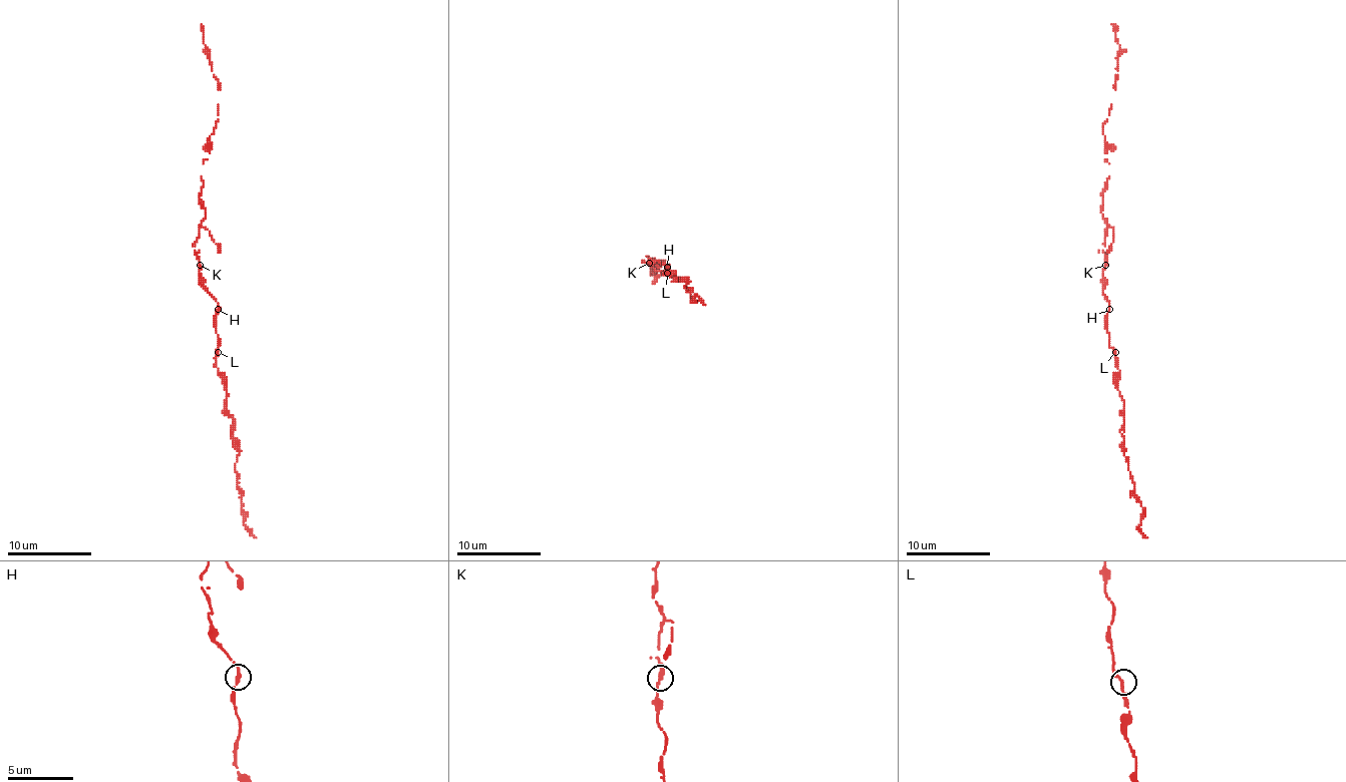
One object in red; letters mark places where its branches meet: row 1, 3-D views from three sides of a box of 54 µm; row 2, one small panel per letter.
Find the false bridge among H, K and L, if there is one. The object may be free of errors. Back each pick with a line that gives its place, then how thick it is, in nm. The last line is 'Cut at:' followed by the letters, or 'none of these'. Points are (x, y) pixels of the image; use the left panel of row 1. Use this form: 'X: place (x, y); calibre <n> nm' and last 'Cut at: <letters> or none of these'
Cut at: none of these

